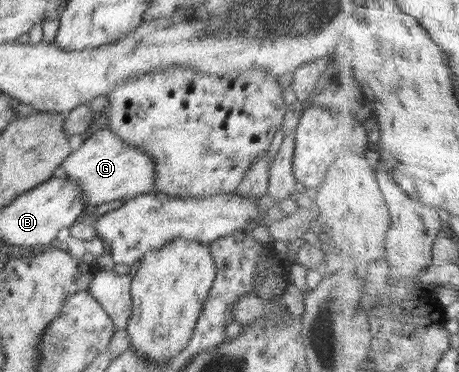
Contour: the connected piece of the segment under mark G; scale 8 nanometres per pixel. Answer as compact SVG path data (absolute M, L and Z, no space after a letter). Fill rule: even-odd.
M99 129L85 138L81 147L60 164L66 176L81 187L83 204L97 207L115 200L133 199L153 193L155 186L154 160L141 149L123 142L111 129Z

